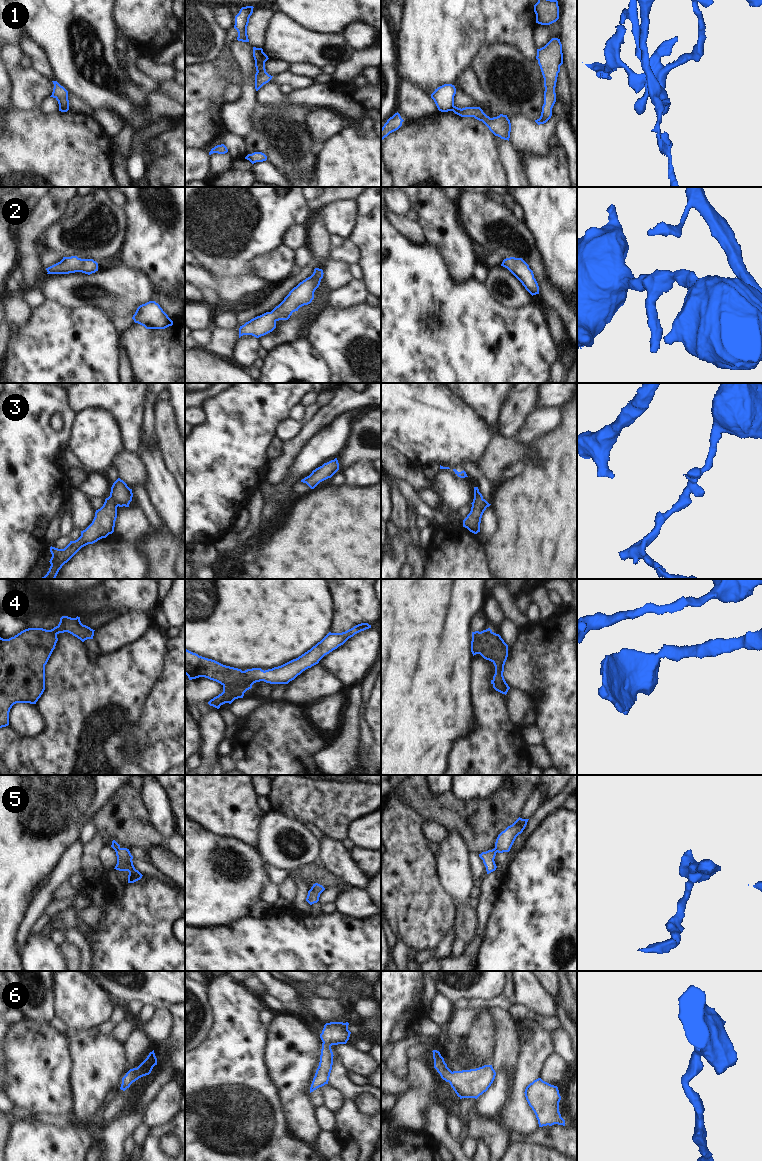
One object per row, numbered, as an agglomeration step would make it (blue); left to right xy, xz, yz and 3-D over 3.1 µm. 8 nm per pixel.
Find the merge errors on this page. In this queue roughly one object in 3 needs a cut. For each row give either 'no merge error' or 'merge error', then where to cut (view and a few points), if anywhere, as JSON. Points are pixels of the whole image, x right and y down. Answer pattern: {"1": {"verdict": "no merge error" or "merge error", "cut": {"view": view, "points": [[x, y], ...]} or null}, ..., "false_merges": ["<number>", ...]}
{"1": {"verdict": "merge error", "cut": {"view": "xz", "points": [[255, 61], [264, 63]]}}, "2": {"verdict": "no merge error", "cut": null}, "3": {"verdict": "no merge error", "cut": null}, "4": {"verdict": "merge error", "cut": {"view": "xz", "points": [[242, 671], [252, 684]]}}, "5": {"verdict": "no merge error", "cut": null}, "6": {"verdict": "no merge error", "cut": null}, "false_merges": ["1", "4"]}

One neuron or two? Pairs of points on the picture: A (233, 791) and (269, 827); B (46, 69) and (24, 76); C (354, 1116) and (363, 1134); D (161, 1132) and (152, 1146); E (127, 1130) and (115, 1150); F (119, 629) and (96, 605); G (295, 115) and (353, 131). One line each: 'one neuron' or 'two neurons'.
A: two neurons
B: two neurons
C: one neuron
D: one neuron
E: one neuron
F: two neurons
G: two neurons

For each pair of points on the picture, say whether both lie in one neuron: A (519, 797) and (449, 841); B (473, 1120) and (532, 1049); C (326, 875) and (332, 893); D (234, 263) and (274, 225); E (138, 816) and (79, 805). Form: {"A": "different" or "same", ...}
{"A": "different", "B": "different", "C": "different", "D": "same", "E": "different"}

